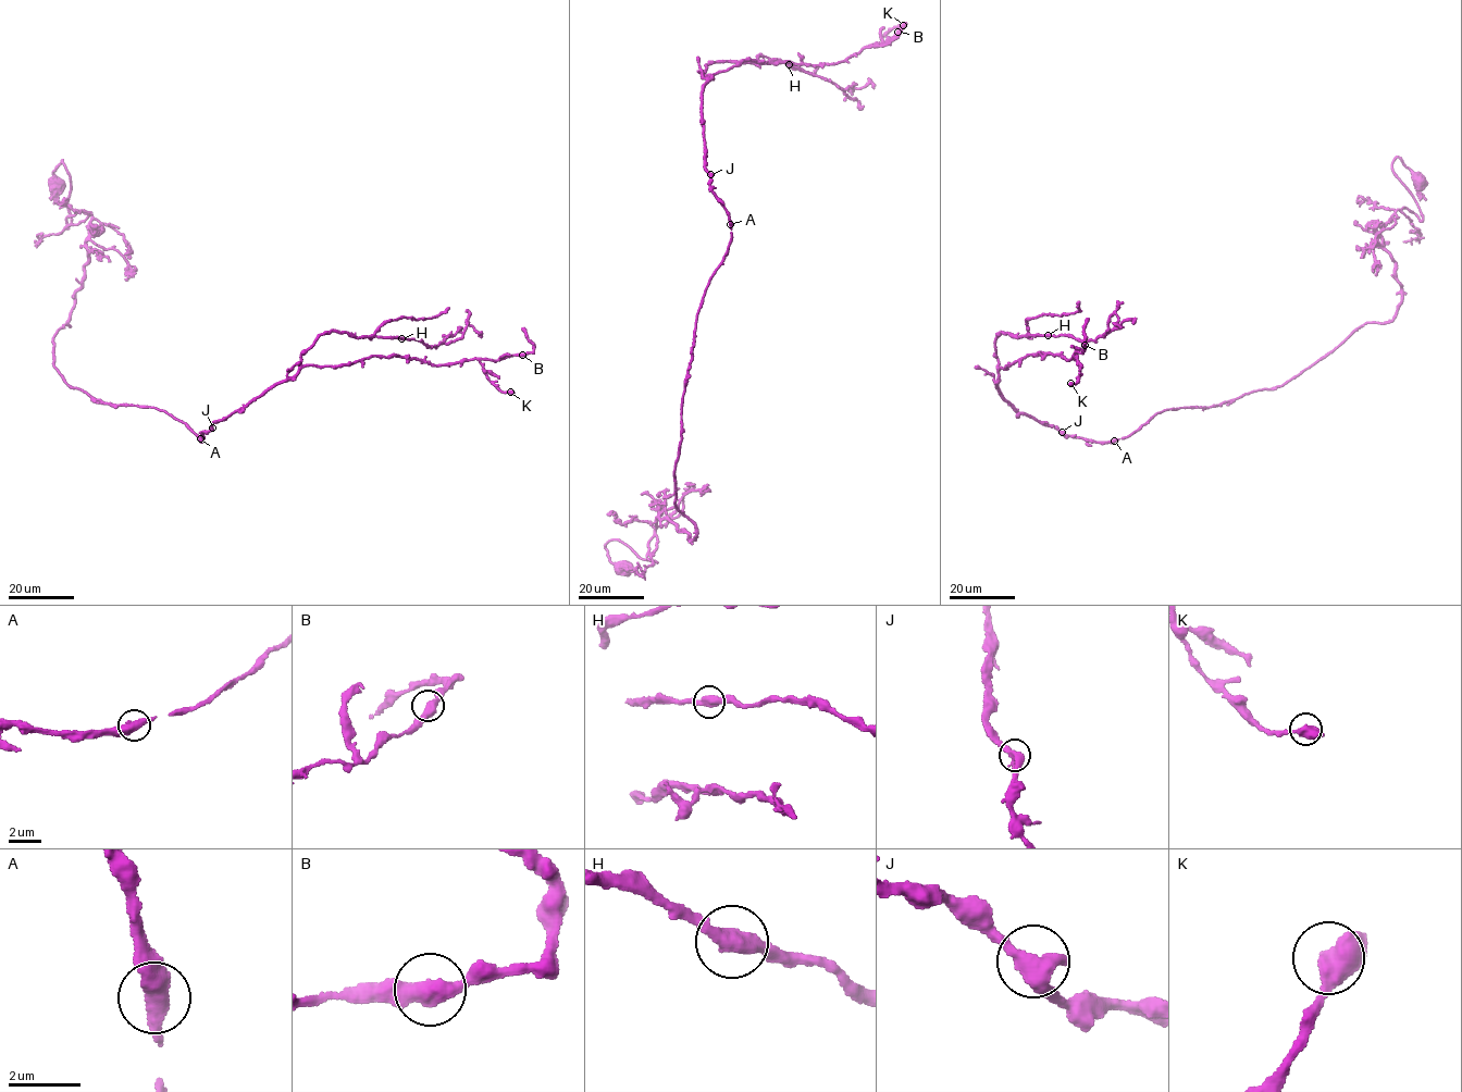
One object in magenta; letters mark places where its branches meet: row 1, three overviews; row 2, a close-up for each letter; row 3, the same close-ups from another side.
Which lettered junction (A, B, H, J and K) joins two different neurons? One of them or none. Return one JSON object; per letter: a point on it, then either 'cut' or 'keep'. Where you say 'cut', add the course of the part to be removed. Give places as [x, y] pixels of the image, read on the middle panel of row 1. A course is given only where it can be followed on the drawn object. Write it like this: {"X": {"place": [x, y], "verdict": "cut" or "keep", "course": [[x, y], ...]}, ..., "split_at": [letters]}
{"A": {"place": [730, 224], "verdict": "keep"}, "B": {"place": [897, 32], "verdict": "keep"}, "H": {"place": [789, 64], "verdict": "keep"}, "J": {"place": [710, 174], "verdict": "keep"}, "K": {"place": [903, 25], "verdict": "keep"}, "split_at": []}

